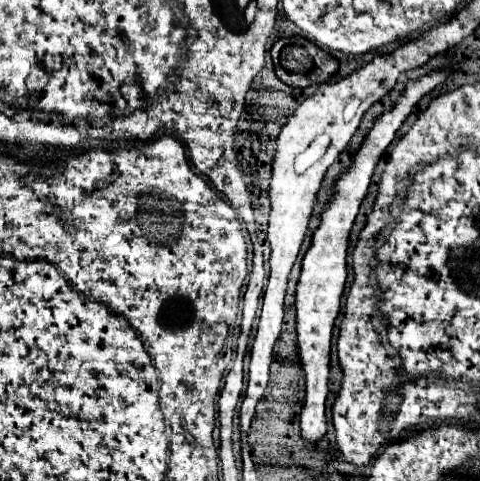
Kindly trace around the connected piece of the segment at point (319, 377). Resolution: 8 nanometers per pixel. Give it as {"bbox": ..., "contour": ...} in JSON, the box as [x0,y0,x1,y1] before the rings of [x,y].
{"bbox":[297,71,451,443],"contour":[[[433,71],[425,75],[419,81],[411,81],[407,89],[399,95],[397,103],[385,111],[373,125],[373,129],[367,133],[361,149],[355,153],[355,161],[347,173],[341,175],[341,179],[335,185],[335,197],[327,203],[321,225],[313,233],[313,245],[305,253],[303,259],[303,271],[301,279],[297,283],[297,339],[299,339],[299,361],[307,377],[307,397],[305,407],[301,411],[301,435],[307,443],[317,443],[325,431],[327,431],[327,419],[325,419],[325,399],[327,399],[327,381],[329,381],[329,355],[331,355],[331,335],[333,325],[341,309],[341,295],[347,281],[347,249],[349,249],[349,235],[353,221],[359,213],[361,199],[367,193],[367,187],[371,183],[371,175],[375,171],[377,161],[381,159],[387,145],[393,141],[397,129],[405,121],[405,117],[411,113],[411,109],[417,105],[417,101],[433,91],[439,83],[449,77],[451,71]]]}

